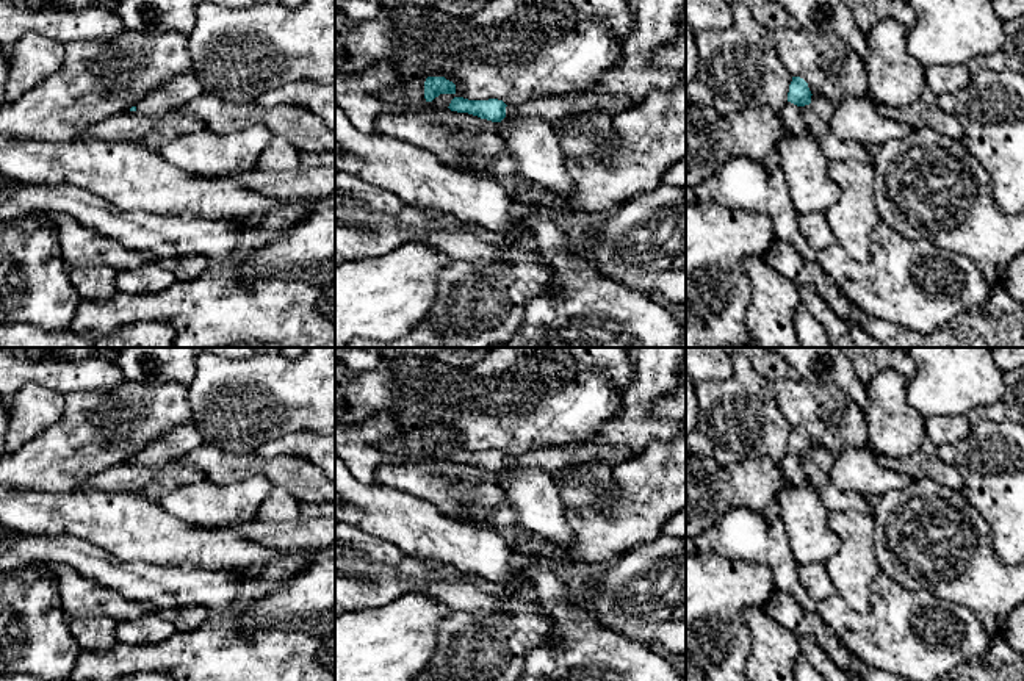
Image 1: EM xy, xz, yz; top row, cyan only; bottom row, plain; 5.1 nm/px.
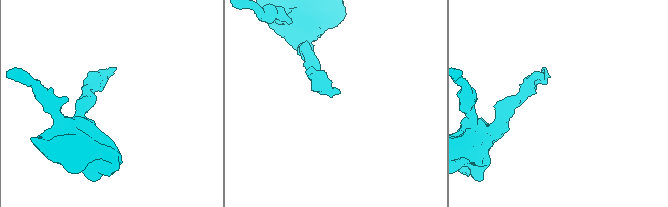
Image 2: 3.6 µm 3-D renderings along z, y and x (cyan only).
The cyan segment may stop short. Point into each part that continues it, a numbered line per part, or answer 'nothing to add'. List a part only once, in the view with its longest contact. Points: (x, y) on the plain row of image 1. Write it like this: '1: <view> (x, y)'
1: yz (819, 454)
2: yz (791, 467)

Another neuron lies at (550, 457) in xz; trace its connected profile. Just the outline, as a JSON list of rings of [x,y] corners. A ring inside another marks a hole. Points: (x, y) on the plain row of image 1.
[[[571,441],[564,445],[545,445],[517,456],[507,456],[506,468],[539,468],[554,474],[567,465],[587,462],[617,465],[631,457],[636,457],[636,452],[623,445]]]

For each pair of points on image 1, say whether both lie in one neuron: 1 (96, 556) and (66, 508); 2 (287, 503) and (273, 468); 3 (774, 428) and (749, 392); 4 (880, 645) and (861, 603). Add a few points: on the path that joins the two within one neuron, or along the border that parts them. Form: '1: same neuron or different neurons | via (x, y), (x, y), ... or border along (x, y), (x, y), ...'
1: different neurons | border along (52, 534), (72, 534), (121, 559)
2: different neurons | border along (273, 484), (285, 489), (299, 503)
3: same neuron | via (764, 418), (749, 401)
4: different neurons | border along (836, 592), (858, 612), (868, 612), (872, 608)

